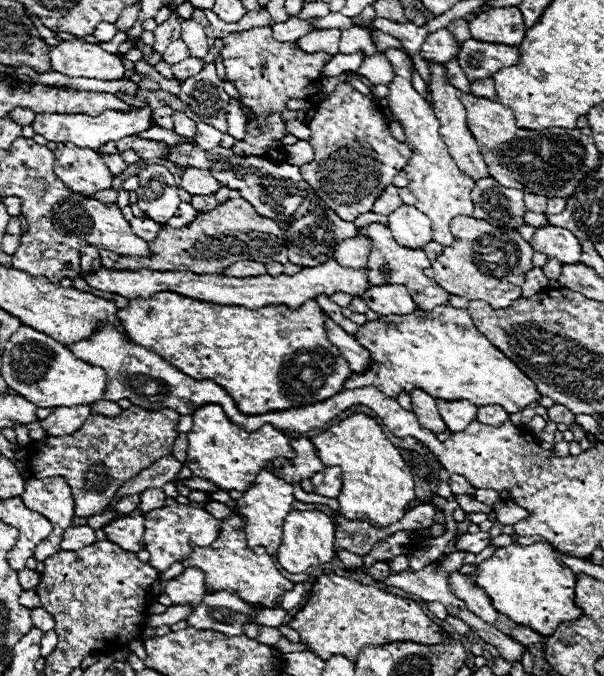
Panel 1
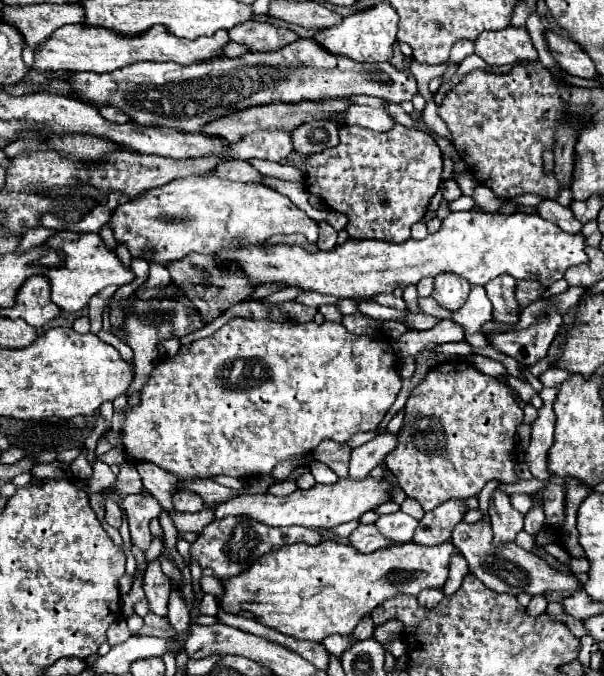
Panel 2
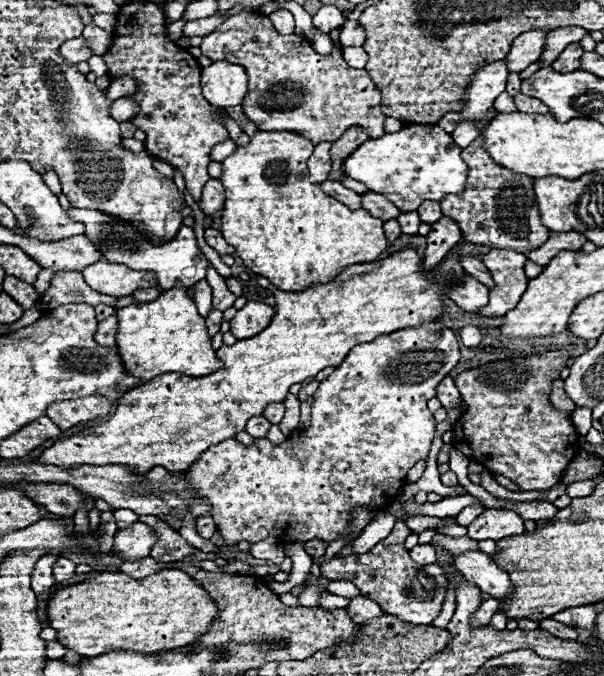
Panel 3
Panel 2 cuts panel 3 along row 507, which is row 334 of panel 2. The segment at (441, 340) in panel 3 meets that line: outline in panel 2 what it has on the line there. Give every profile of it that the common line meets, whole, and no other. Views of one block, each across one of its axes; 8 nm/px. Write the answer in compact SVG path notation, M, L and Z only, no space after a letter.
M232 318L226 322L218 332L212 336L200 338L188 346L182 348L180 352L172 358L166 358L156 364L154 372L150 374L148 382L144 384L140 392L140 404L136 408L126 408L126 422L122 428L122 438L126 450L132 454L136 462L152 462L156 466L166 468L168 472L174 472L180 480L184 478L212 478L218 474L234 476L234 478L252 478L258 474L270 474L276 464L284 460L294 460L294 458L304 458L316 450L316 446L328 438L334 442L346 442L352 434L360 432L372 432L378 428L382 422L384 414L388 408L394 404L398 392L402 388L402 378L398 374L398 356L392 346L392 340L386 332L378 330L374 334L352 334L346 330L344 324L336 322L306 322L300 324L296 320L284 320L284 322L274 322L270 318L264 320L250 320L250 318Z

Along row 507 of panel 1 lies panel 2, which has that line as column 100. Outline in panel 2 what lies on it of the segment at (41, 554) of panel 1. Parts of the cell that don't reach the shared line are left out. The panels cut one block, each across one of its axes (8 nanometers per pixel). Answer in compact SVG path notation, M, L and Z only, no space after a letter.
M68 24L58 28L46 44L36 52L34 56L34 70L56 70L56 72L114 72L122 66L128 66L138 60L150 60L150 62L176 62L182 66L200 64L218 56L224 56L224 46L230 42L228 30L218 30L214 36L202 36L198 40L186 40L178 38L172 32L168 32L164 26L152 26L142 34L136 36L124 36L110 28L94 28L86 24Z

